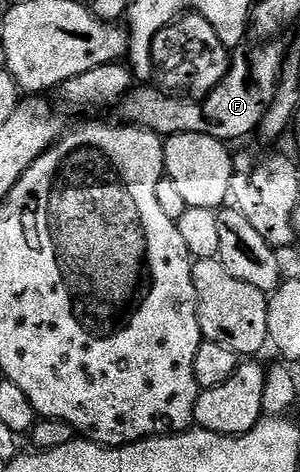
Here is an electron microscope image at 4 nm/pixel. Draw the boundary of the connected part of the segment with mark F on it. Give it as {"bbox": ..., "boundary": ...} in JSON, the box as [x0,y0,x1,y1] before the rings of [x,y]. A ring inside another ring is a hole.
{"bbox":[120,40,284,140],"boundary":[[[274,40],[265,44],[254,44],[258,46],[243,45],[235,49],[230,56],[230,67],[220,85],[207,94],[201,100],[187,100],[182,96],[171,96],[169,93],[161,94],[158,90],[138,90],[131,89],[130,93],[122,99],[120,111],[127,123],[131,126],[141,126],[144,130],[151,130],[159,136],[169,136],[171,134],[203,134],[213,138],[231,140],[230,138],[242,138],[245,134],[250,134],[259,129],[262,118],[266,115],[266,110],[270,107],[270,101],[274,99],[274,94],[278,91],[278,81],[282,78],[282,59],[284,57],[283,47],[278,47],[279,43]]]}

